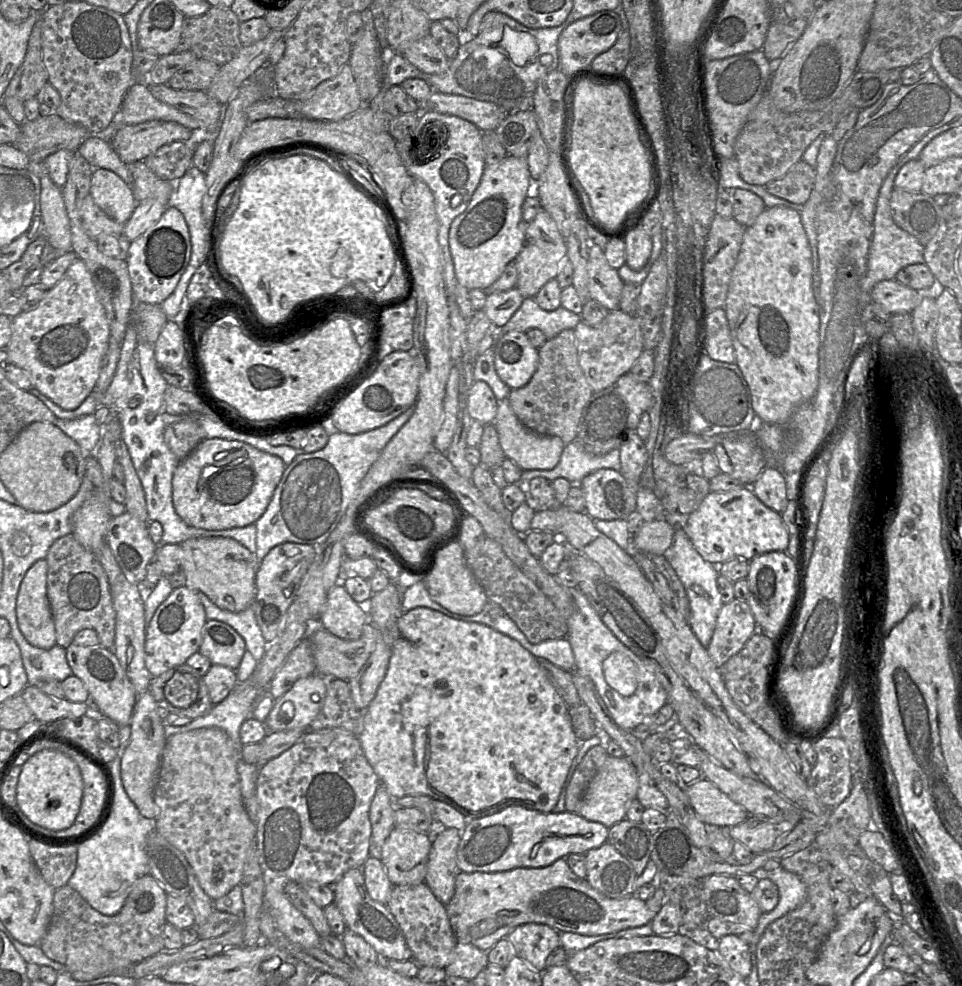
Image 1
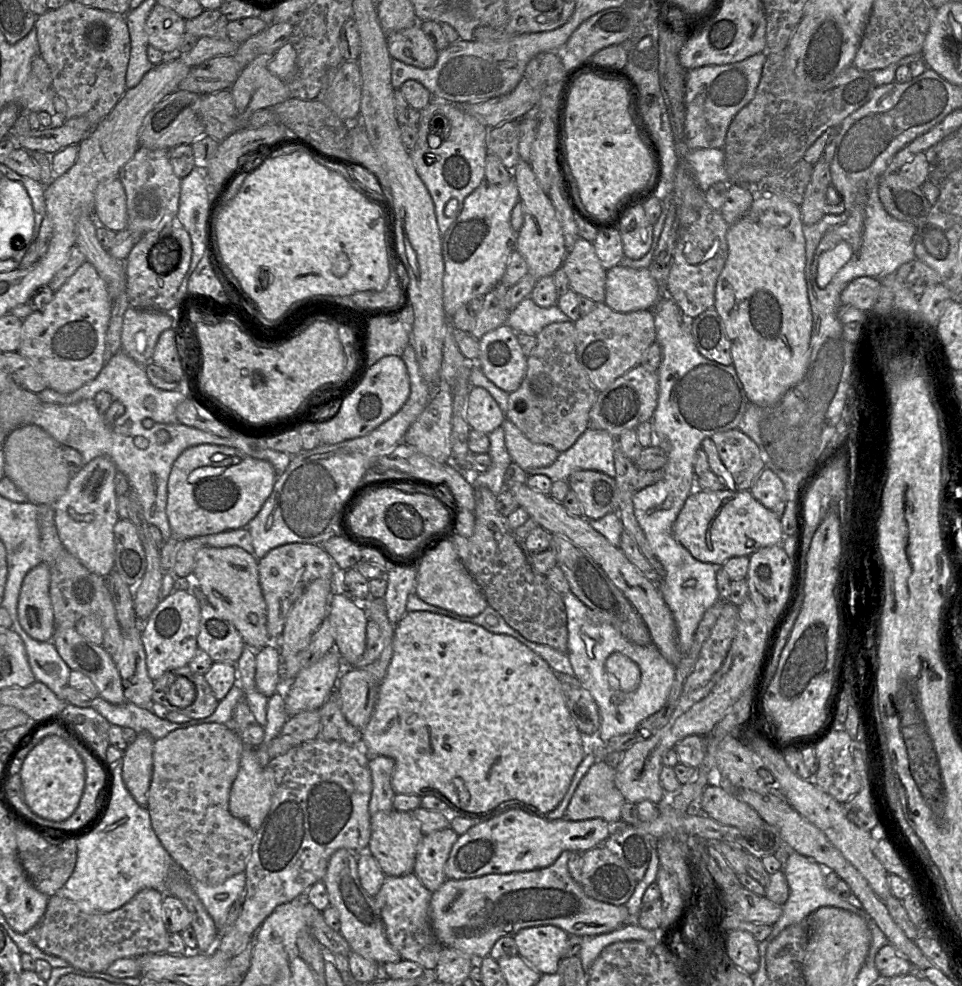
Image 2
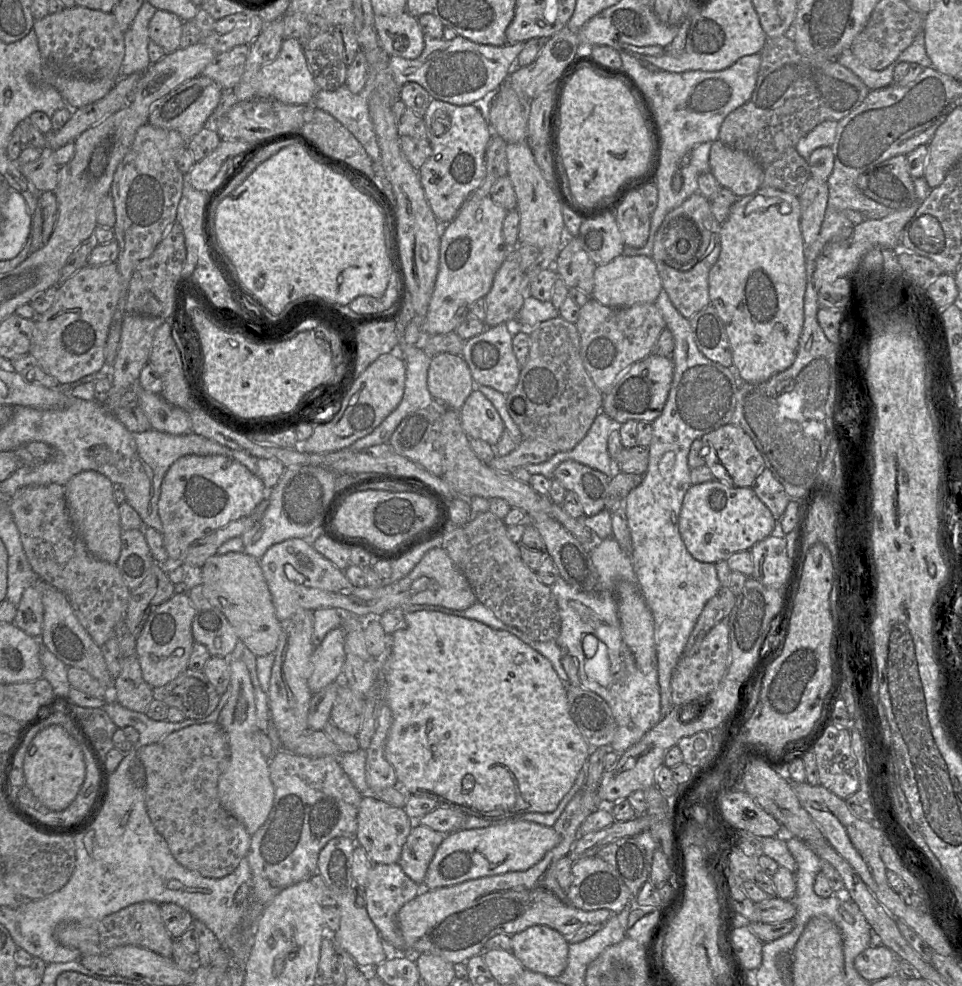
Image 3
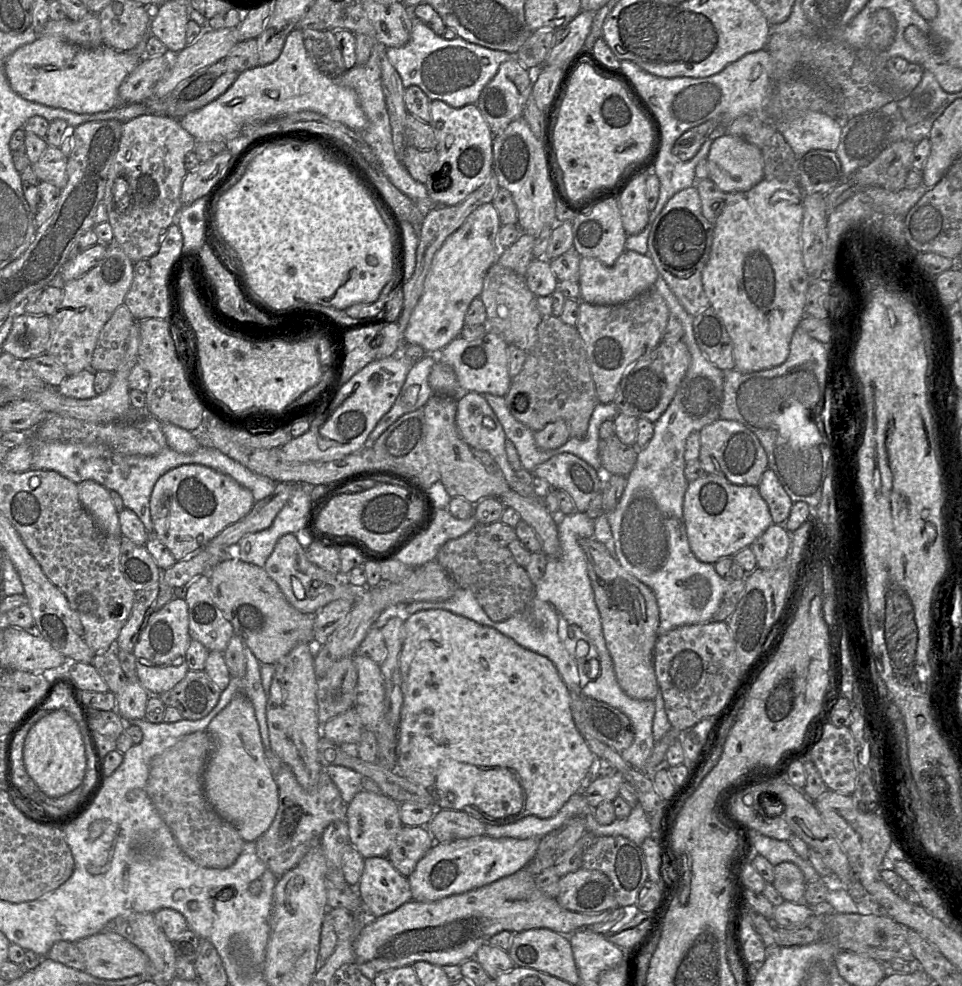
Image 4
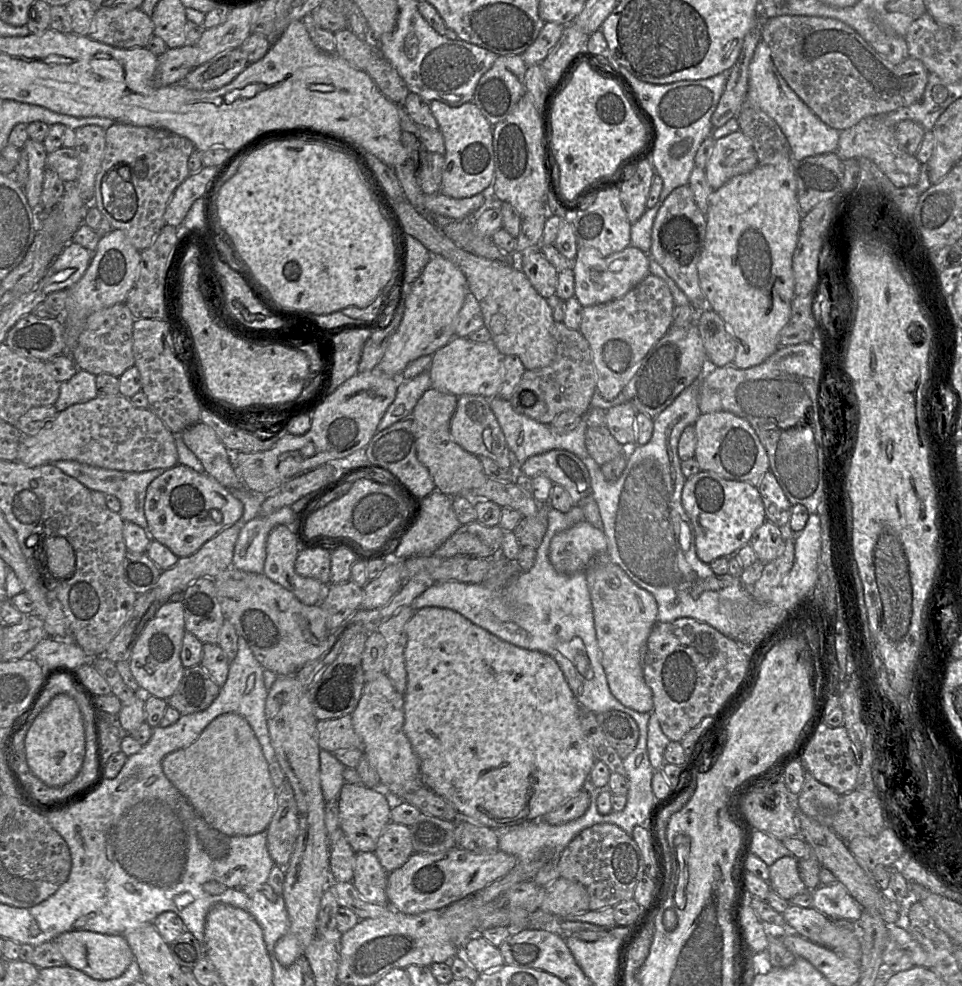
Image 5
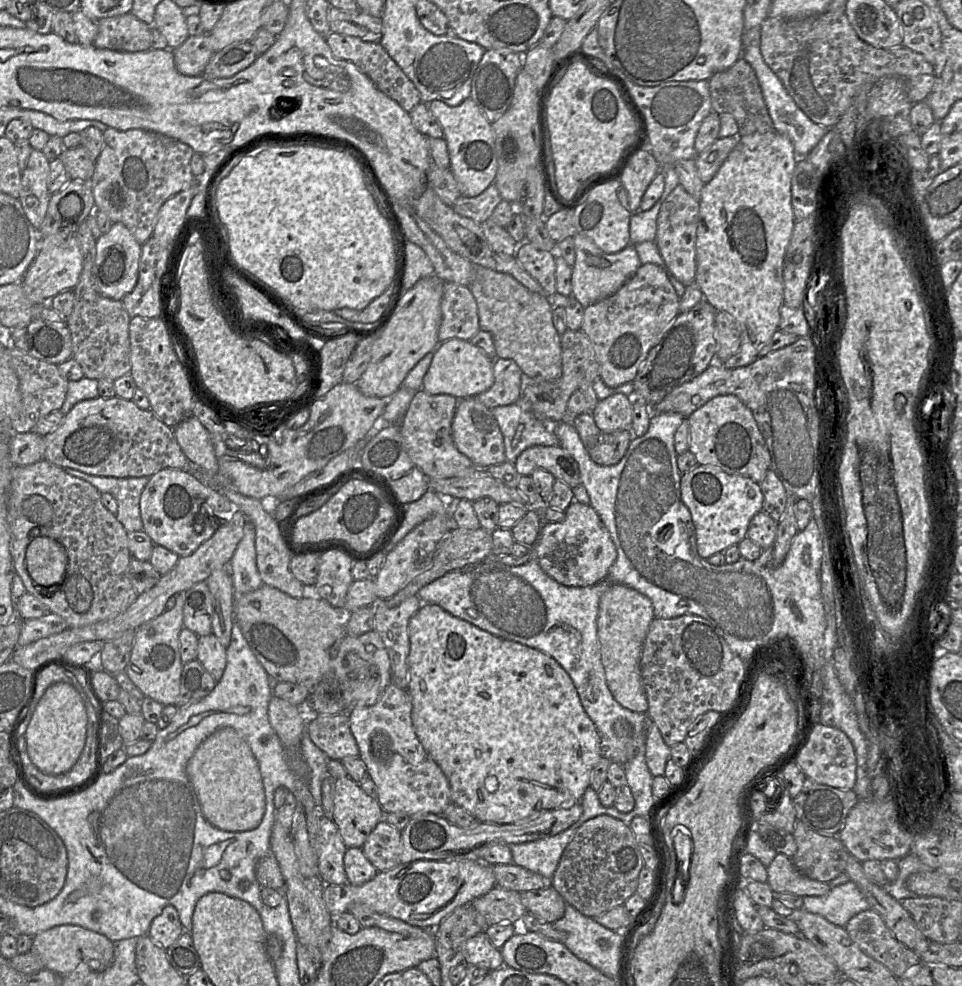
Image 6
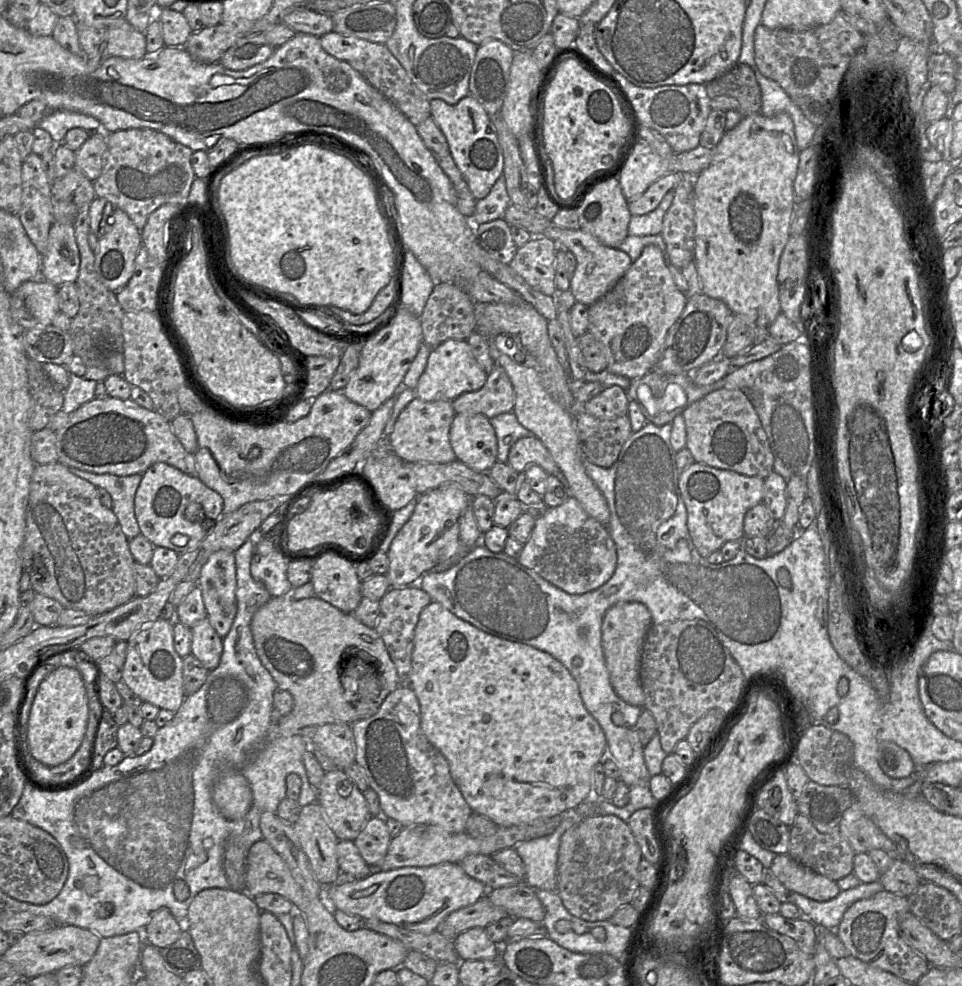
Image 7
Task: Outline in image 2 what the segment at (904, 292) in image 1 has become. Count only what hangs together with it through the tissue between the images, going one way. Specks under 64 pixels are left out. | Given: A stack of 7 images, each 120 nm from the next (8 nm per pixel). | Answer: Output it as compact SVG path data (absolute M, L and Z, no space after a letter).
M862 276L853 279L841 292L842 305L850 305L863 311L872 311L880 290L880 281Z

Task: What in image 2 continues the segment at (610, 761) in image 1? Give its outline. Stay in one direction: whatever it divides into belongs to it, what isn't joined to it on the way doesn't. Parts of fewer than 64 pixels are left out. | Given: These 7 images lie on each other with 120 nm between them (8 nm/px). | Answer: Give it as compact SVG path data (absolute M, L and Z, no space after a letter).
M598 759L578 783L563 818L571 821L602 818L612 825L620 823L621 807L626 800L614 779L615 768Z

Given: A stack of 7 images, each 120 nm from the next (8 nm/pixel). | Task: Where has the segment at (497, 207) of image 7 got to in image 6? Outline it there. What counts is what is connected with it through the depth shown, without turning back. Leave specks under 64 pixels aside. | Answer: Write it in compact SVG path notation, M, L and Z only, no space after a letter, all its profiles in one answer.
M492 183L476 197L461 195L455 200L452 208L456 213L481 224L489 219L502 200L496 184Z

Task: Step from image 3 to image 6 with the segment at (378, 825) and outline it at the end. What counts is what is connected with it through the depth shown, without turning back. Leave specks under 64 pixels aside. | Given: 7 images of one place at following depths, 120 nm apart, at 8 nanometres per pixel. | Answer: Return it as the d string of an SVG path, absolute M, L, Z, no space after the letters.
M349 776L335 779L334 788L333 821L347 848L361 848L385 812L378 800L368 796Z

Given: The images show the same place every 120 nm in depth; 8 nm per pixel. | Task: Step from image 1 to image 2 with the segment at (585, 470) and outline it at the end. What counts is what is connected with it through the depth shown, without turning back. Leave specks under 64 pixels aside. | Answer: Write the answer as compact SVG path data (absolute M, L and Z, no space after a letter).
M588 427L569 449L559 454L553 464L526 470L527 478L529 475L546 475L553 482L567 480L578 470L595 470L615 478L616 440L605 430Z

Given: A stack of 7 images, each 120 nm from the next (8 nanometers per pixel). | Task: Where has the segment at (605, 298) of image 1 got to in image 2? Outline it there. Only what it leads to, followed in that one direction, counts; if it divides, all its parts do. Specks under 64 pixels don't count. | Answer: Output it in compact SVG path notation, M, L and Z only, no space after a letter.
M583 238L577 239L568 250L562 267L571 290L595 303L604 303L607 270L602 267L592 243Z

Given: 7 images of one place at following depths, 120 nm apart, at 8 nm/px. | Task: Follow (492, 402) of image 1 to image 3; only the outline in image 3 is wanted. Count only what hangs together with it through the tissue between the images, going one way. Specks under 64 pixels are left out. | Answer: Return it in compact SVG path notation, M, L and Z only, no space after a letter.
M474 389L458 412L469 438L483 440L491 446L497 444L505 426L493 404L480 391Z

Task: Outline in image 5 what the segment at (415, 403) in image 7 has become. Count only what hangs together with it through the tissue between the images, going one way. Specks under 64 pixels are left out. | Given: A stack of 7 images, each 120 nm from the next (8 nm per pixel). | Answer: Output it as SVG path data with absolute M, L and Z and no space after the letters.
M430 387L418 400L411 414L414 422L417 458L428 469L435 487L450 497L468 493L482 486L488 478L479 458L456 444L450 436L450 420L455 411L457 399L458 397L453 394Z

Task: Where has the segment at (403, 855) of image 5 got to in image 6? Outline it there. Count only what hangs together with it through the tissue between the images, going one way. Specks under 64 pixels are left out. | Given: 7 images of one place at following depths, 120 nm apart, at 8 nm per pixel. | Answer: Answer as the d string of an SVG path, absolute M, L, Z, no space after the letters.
M383 818L369 834L361 849L378 872L394 868L400 864L401 831Z

